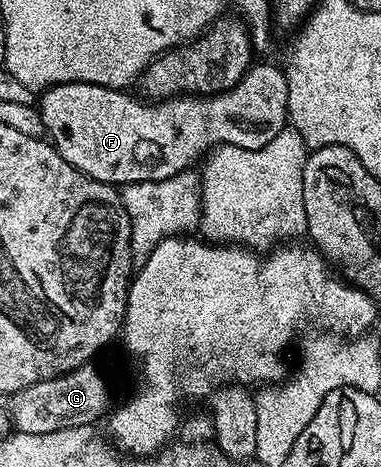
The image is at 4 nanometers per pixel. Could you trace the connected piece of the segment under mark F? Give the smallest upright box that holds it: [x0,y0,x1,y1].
[39,63,289,187]

